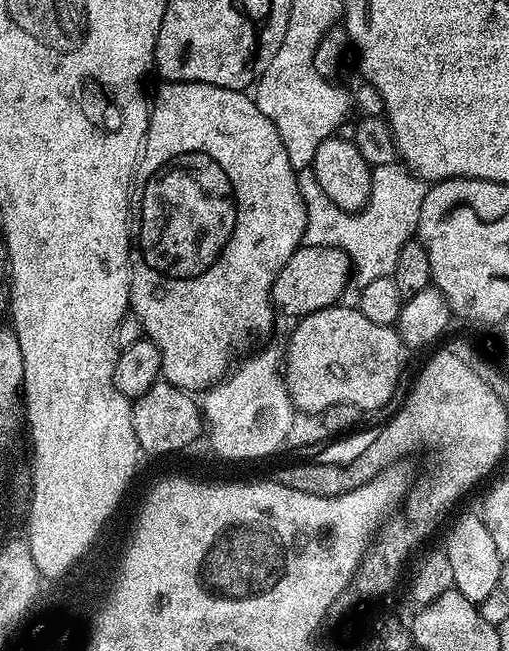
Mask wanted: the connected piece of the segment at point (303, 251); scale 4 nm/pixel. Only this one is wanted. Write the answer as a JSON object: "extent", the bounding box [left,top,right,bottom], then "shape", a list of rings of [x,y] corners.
{"extent":[272,244,350,318],"shape":[[[304,244],[297,248],[295,254],[290,258],[290,262],[286,262],[286,266],[282,266],[282,270],[278,270],[278,278],[274,278],[272,287],[272,307],[277,313],[285,312],[286,315],[292,316],[291,318],[308,316],[323,308],[333,307],[339,301],[336,299],[343,294],[348,280],[350,284],[350,261],[346,253],[337,248],[315,248]]]}

